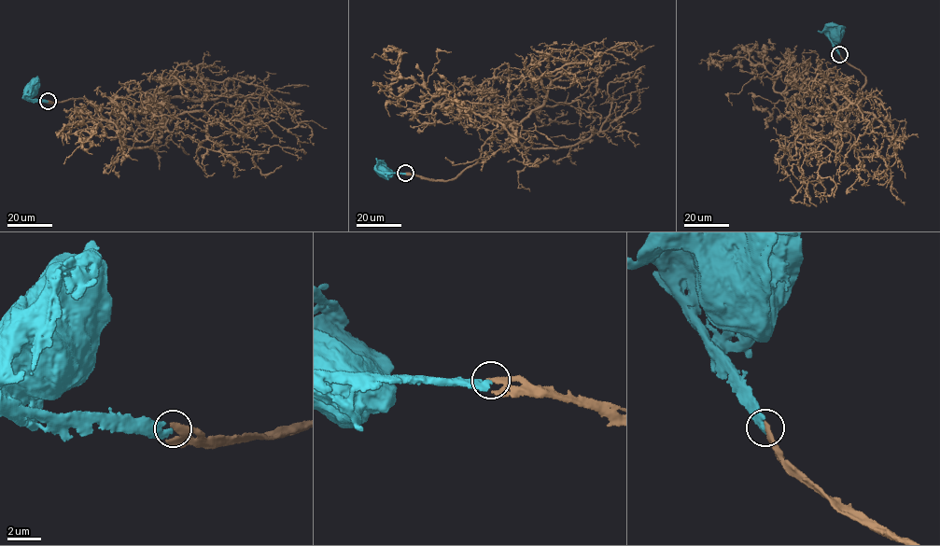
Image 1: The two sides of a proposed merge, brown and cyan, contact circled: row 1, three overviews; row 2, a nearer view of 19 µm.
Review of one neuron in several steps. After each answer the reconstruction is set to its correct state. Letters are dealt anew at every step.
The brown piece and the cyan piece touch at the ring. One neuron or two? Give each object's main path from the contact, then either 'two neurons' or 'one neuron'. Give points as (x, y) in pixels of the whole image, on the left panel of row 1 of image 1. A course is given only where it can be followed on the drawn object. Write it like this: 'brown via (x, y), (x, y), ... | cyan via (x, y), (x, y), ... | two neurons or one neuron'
brown via (48, 101), (86, 98), (162, 115), (152, 148), (125, 146), (98, 123), (86, 129), (96, 132), (84, 150) | cyan via (48, 101), (30, 100), (27, 87), (30, 89) | one neuron

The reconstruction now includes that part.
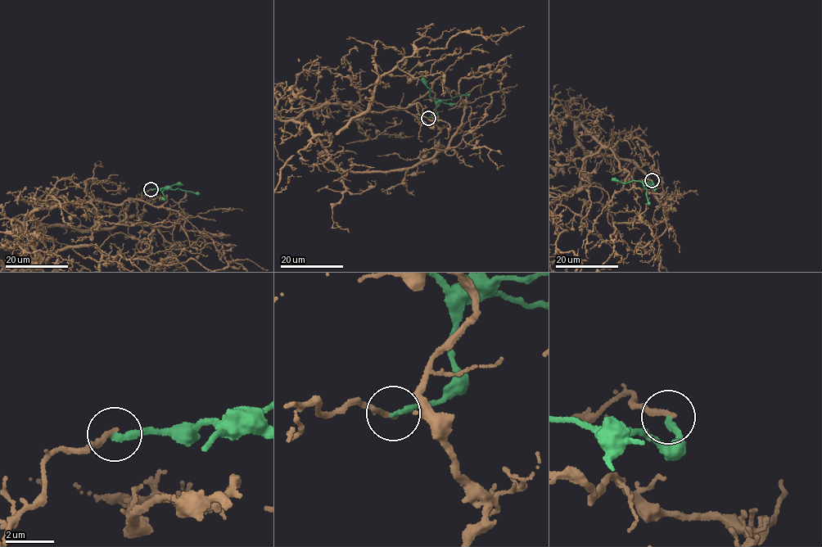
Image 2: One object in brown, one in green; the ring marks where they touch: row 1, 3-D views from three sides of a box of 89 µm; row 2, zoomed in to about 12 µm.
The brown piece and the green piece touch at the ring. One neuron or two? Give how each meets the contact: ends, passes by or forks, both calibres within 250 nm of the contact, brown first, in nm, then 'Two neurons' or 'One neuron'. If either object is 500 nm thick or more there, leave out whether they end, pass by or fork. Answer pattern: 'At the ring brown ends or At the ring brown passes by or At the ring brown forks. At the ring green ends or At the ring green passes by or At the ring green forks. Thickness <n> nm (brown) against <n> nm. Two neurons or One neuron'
At the ring brown ends. At the ring green ends. Thickness 240 nm (brown) against 240 nm. Two neurons

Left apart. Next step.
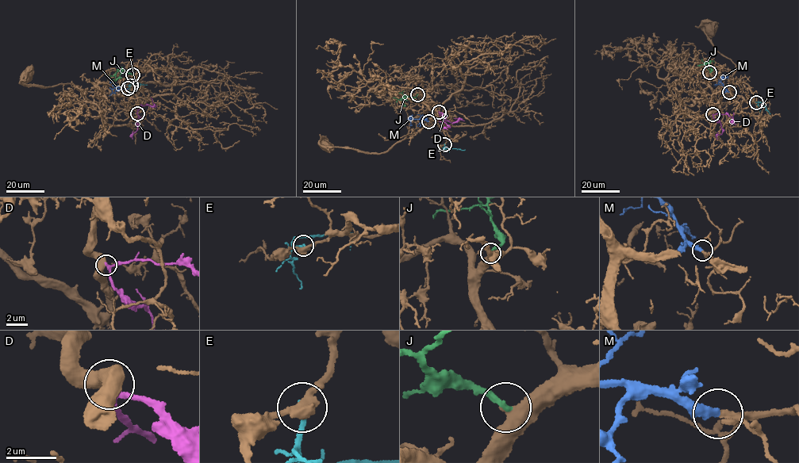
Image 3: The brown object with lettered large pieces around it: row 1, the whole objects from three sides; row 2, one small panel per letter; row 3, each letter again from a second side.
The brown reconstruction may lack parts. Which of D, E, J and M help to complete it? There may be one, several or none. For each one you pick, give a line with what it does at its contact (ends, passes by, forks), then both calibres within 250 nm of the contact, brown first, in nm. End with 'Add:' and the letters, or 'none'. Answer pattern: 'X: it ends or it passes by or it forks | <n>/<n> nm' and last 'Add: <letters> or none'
M: it ends | 240/360 nm
Add: M

